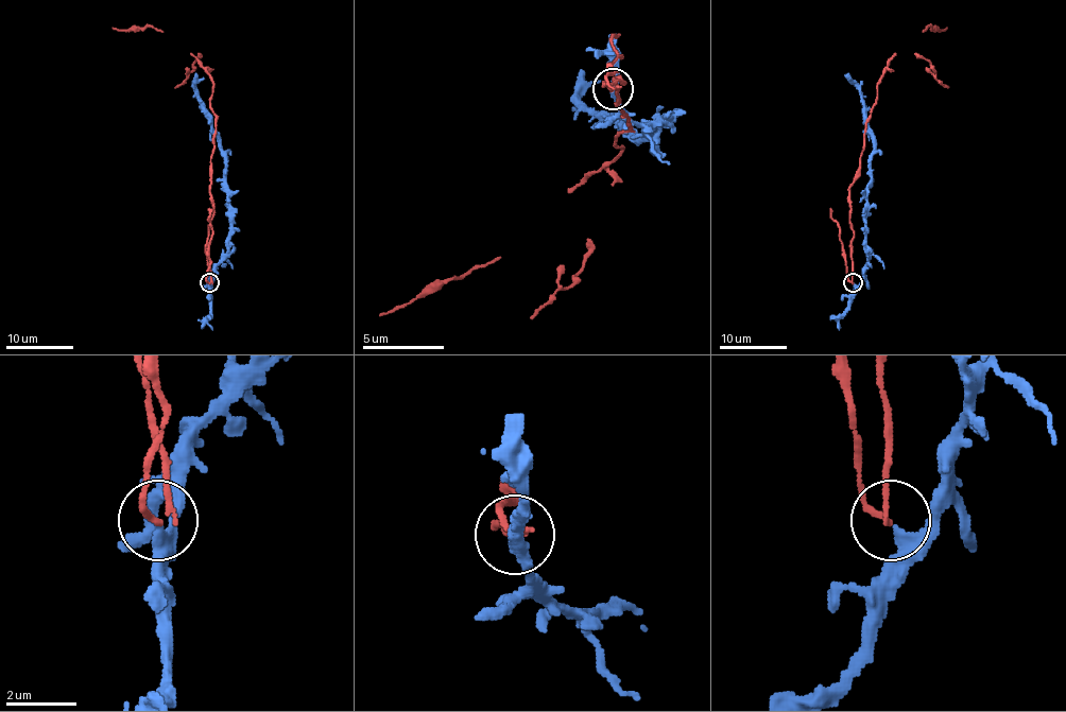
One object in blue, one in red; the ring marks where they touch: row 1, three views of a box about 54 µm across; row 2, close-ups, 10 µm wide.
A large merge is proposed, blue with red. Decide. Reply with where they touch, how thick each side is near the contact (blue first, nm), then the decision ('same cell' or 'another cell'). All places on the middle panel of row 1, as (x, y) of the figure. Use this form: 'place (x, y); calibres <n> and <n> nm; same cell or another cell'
place (613, 89); calibres 240 and 140 nm; another cell

